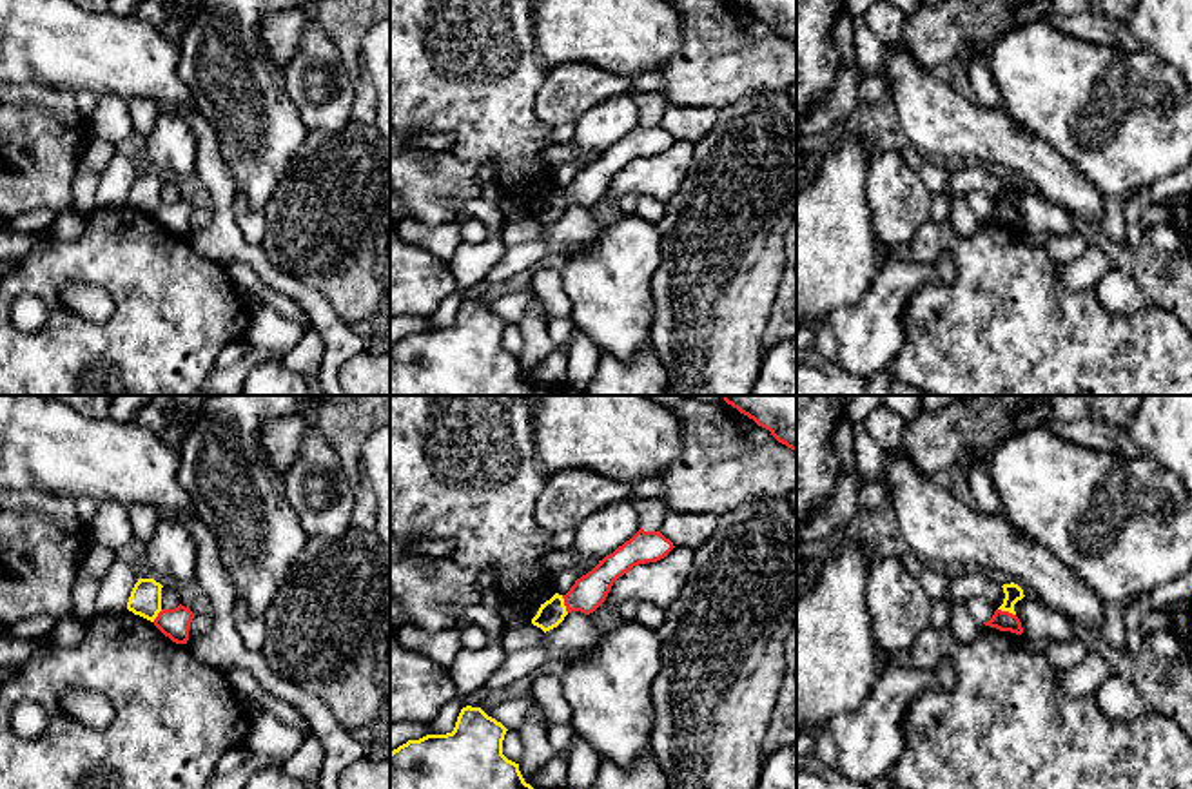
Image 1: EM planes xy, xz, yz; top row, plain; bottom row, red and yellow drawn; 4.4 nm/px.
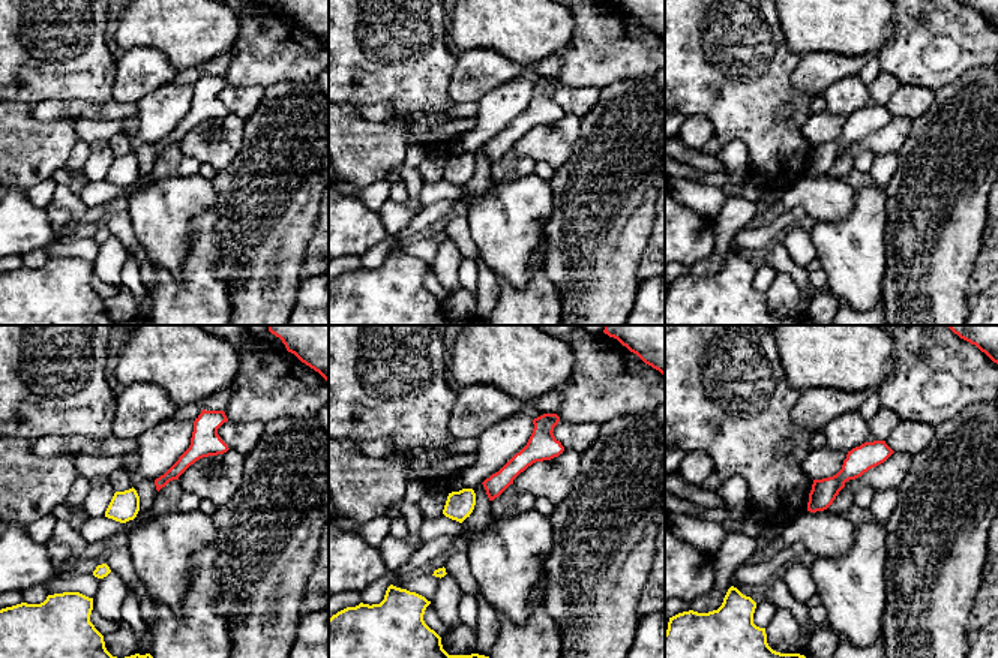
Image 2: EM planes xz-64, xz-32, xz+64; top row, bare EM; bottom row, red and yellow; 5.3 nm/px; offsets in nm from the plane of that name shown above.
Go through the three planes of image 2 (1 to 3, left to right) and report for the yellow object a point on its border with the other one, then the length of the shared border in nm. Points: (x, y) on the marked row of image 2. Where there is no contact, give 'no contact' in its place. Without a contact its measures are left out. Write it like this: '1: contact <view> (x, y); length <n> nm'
1: no contact
2: no contact
3: no contact

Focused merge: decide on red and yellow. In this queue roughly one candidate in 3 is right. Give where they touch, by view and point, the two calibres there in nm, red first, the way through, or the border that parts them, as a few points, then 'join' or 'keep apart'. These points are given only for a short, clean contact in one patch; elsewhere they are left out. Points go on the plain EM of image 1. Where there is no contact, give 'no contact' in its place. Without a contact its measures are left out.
xz (565, 198) | 150/120 nm | along xz (561, 189), (568, 205) | keep apart

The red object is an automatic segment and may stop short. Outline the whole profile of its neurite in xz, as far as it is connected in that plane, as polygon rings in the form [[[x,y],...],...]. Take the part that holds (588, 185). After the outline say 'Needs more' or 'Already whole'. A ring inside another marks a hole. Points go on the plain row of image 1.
[[[642,122],[613,147],[575,174],[564,192],[566,205],[593,207],[608,190],[613,176],[628,167],[633,160],[657,156],[664,152],[673,136],[660,125],[644,125]]]. Already whole

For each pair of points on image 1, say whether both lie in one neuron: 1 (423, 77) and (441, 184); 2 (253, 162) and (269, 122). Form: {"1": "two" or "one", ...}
{"1": "two", "2": "one"}

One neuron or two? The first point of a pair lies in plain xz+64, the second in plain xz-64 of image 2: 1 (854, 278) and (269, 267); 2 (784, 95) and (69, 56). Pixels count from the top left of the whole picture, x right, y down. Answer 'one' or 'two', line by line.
1: two
2: one

